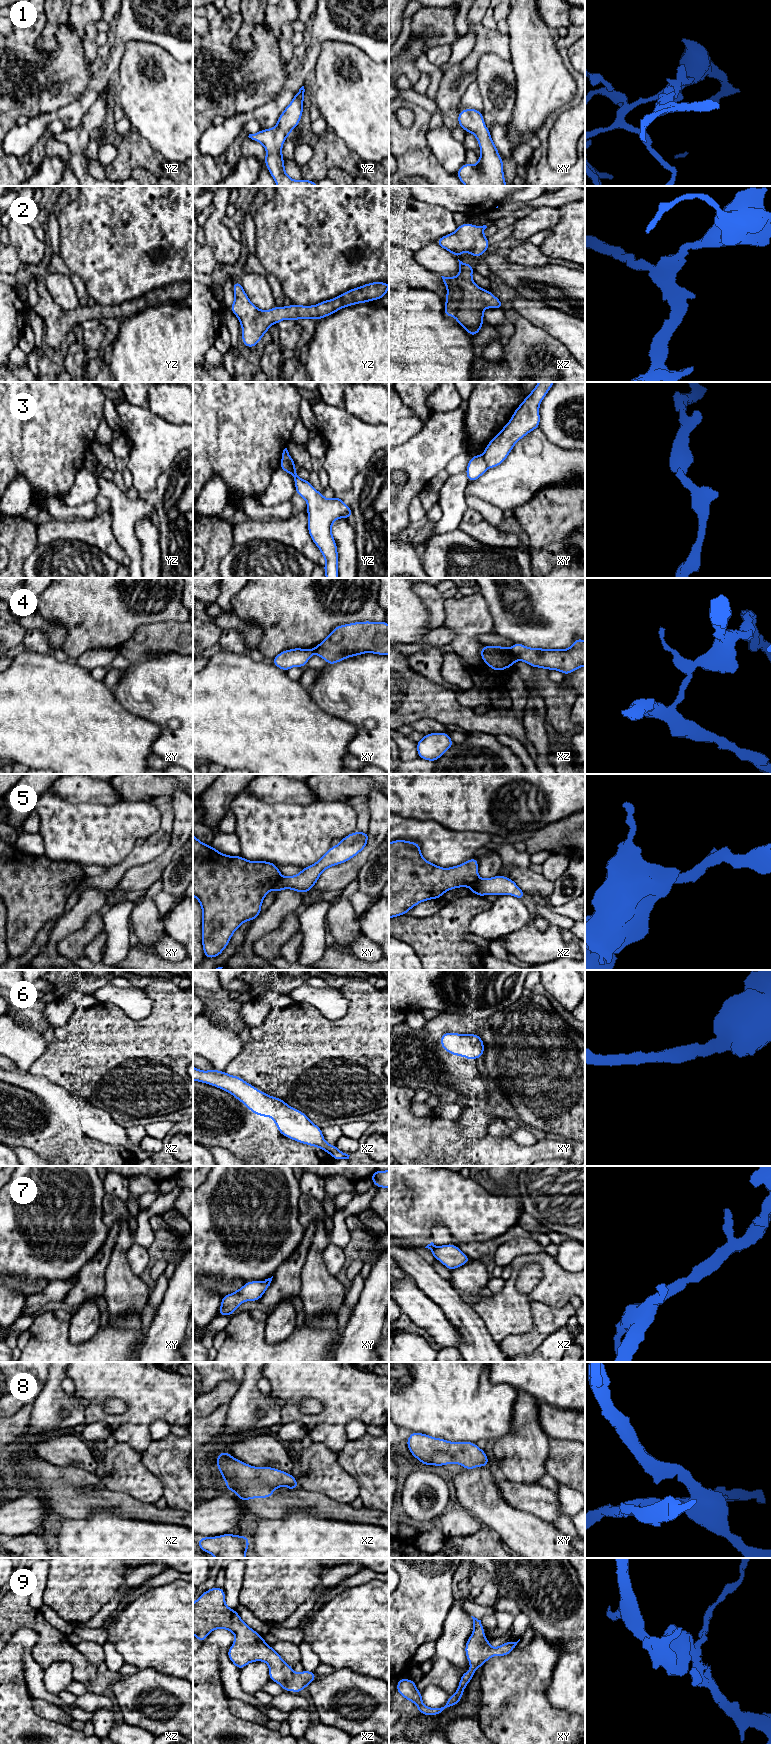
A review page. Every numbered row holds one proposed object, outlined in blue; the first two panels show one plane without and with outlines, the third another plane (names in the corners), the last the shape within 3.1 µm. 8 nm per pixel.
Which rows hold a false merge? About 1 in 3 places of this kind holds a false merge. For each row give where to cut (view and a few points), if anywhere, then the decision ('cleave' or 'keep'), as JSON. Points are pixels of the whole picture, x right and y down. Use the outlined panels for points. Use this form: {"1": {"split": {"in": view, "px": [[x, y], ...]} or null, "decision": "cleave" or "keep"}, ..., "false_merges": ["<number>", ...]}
{"1": {"split": null, "decision": "keep"}, "2": {"split": null, "decision": "keep"}, "3": {"split": {"in": "yz", "px": [[281, 460], [284, 460], [294, 468]]}, "decision": "cleave"}, "4": {"split": {"in": "xz", "px": [[508, 649], [516, 659]]}, "decision": "cleave"}, "5": {"split": {"in": "xy", "px": [[282, 877], [272, 888]]}, "decision": "cleave"}, "6": {"split": null, "decision": "keep"}, "7": {"split": null, "decision": "keep"}, "8": {"split": null, "decision": "keep"}, "9": {"split": null, "decision": "keep"}, "false_merges": ["3", "4", "5"]}

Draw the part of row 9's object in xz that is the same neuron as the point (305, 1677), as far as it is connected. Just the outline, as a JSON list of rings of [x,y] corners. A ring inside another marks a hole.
[[[216,1586],[205,1591],[193,1603],[194,1637],[203,1643],[214,1629],[226,1629],[234,1633],[233,1645],[227,1653],[238,1669],[242,1670],[250,1662],[266,1662],[270,1681],[280,1684],[284,1692],[293,1690],[293,1694],[299,1694],[317,1677],[315,1672],[306,1670],[295,1673],[293,1667],[250,1628],[236,1610],[226,1605],[224,1589]]]

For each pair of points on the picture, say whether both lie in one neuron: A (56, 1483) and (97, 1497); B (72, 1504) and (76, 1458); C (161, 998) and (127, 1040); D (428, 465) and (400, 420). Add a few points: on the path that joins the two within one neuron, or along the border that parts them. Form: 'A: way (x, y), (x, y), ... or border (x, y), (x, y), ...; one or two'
A: way (66, 1493), (72, 1499), (87, 1499); one
B: border (52, 1463), (63, 1467), (75, 1466), (93, 1473); two
C: way (161, 1010), (139, 1034); one
D: border (425, 424), (417, 433), (399, 445); two

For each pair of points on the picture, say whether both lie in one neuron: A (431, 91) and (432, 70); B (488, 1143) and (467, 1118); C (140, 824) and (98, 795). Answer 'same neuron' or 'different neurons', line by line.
A: same neuron
B: different neurons
C: different neurons

